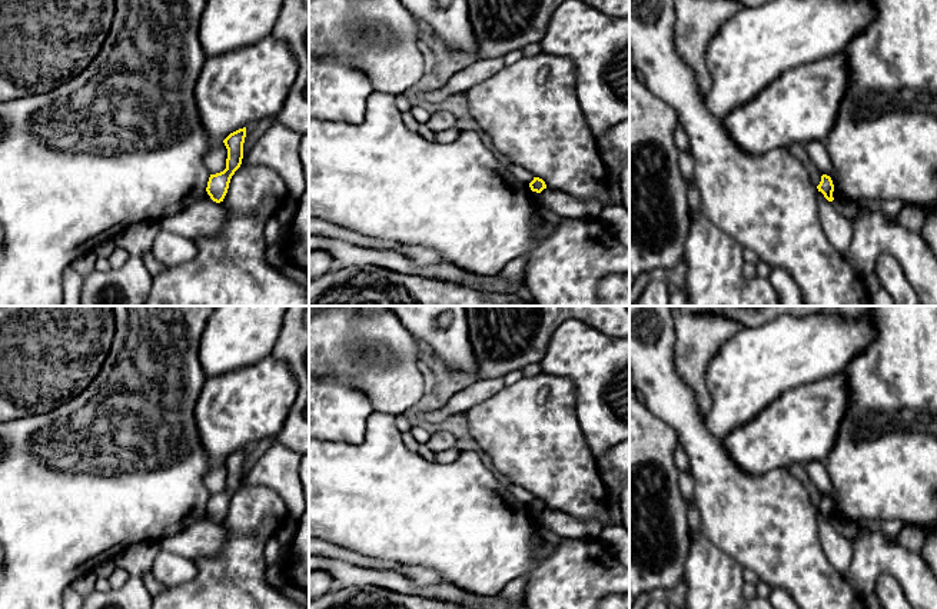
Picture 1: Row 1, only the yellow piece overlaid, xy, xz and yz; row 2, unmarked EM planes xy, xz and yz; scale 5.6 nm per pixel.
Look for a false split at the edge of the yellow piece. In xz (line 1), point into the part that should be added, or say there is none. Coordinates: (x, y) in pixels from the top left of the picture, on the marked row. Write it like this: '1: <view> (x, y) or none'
1: none

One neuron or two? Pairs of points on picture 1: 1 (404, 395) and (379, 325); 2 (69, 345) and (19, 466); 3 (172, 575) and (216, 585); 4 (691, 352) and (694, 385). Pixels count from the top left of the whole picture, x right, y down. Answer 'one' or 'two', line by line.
1: one
2: two
3: two
4: one

